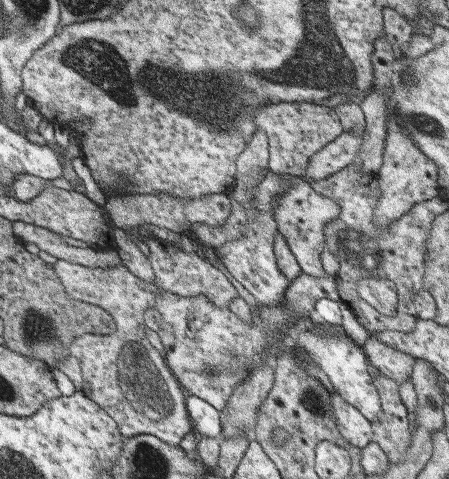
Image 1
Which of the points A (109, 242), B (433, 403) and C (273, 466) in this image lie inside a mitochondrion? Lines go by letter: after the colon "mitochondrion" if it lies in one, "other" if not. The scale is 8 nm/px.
A: other
B: other
C: other

